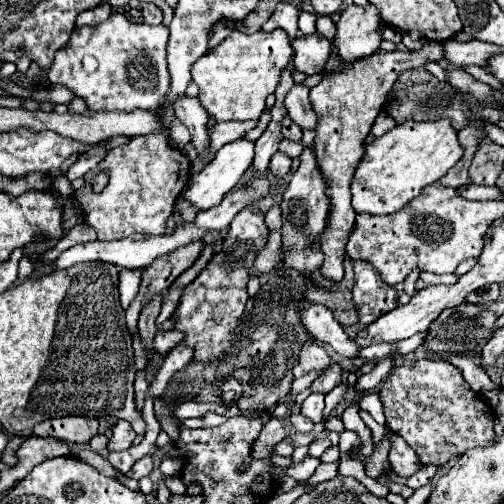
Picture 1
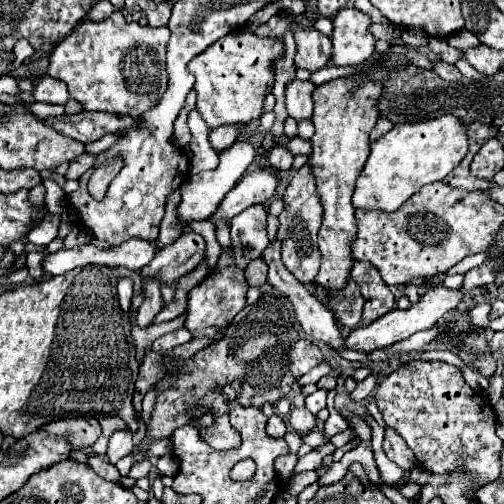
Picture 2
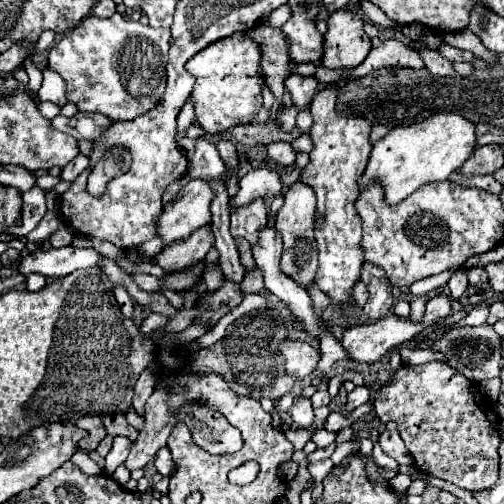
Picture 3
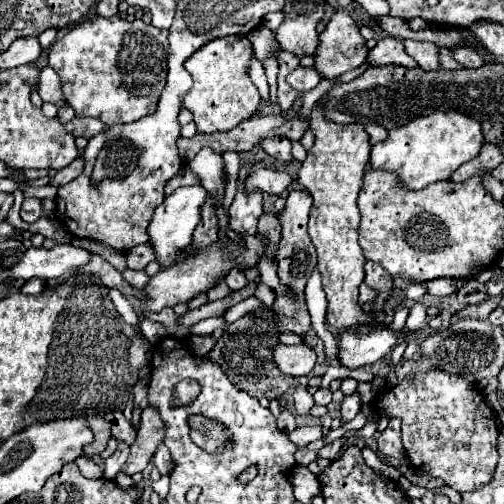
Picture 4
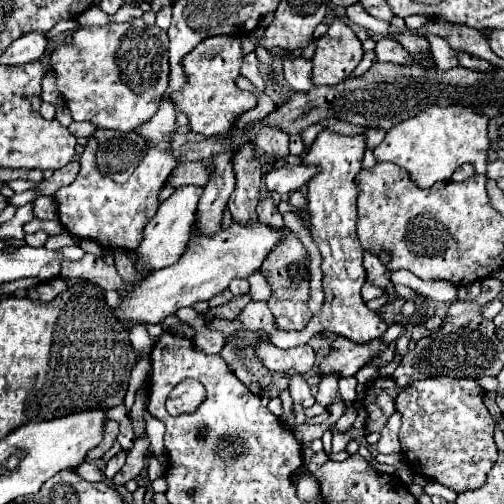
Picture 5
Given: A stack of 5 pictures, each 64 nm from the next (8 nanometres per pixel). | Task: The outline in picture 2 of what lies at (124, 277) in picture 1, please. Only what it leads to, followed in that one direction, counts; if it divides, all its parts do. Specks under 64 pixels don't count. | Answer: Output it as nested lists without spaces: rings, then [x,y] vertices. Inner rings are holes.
[[[120,278],[118,284],[116,284],[116,288],[118,288],[118,302],[120,302],[120,308],[122,308],[124,312],[128,312],[130,300],[132,300],[132,280],[130,280],[130,278]]]

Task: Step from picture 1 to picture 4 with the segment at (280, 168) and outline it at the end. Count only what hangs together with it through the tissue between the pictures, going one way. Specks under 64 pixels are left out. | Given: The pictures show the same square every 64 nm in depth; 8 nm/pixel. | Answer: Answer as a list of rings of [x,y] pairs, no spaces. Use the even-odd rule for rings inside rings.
[[[272,138],[272,140],[262,140],[260,142],[262,150],[266,154],[270,154],[272,158],[276,160],[282,160],[282,162],[290,162],[292,160],[292,154],[290,154],[290,140],[288,138]]]

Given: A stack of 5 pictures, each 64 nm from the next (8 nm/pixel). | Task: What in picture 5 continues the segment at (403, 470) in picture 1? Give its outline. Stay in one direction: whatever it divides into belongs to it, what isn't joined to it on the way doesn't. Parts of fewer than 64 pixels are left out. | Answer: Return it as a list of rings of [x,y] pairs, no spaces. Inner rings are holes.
[[[394,412],[394,414],[388,418],[386,426],[380,430],[378,452],[382,452],[382,454],[396,454],[396,452],[400,452],[398,430],[400,430],[400,414]]]

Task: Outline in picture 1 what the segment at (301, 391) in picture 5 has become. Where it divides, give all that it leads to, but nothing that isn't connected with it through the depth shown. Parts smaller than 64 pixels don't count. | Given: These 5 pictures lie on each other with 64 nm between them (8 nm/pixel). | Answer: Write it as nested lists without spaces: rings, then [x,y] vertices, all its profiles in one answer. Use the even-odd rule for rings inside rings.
[[[292,414],[290,422],[292,422],[292,426],[294,426],[296,432],[312,432],[314,430],[312,420],[308,420],[304,414]]]

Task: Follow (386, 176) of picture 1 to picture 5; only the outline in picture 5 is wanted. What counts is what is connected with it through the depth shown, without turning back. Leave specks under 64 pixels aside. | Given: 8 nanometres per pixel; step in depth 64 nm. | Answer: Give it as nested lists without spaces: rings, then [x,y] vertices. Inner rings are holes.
[[[434,106],[390,128],[374,156],[378,162],[394,162],[406,168],[420,188],[428,188],[438,180],[450,180],[460,164],[472,164],[476,174],[484,174],[488,150],[488,116],[480,116],[464,106]]]

